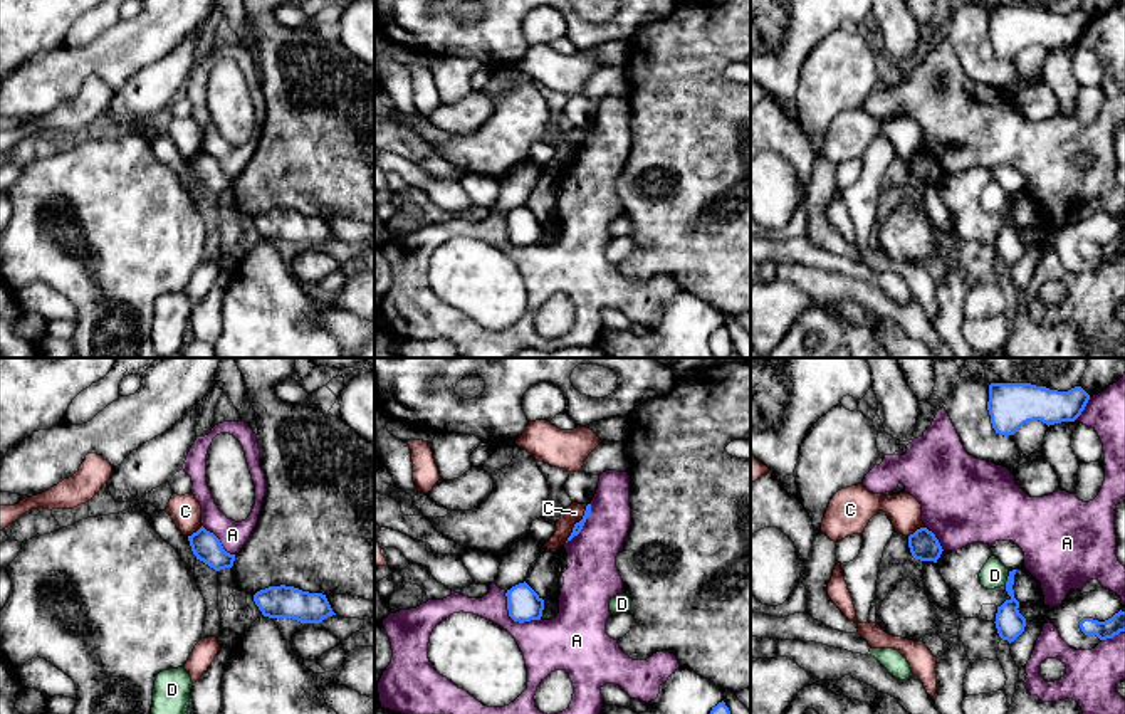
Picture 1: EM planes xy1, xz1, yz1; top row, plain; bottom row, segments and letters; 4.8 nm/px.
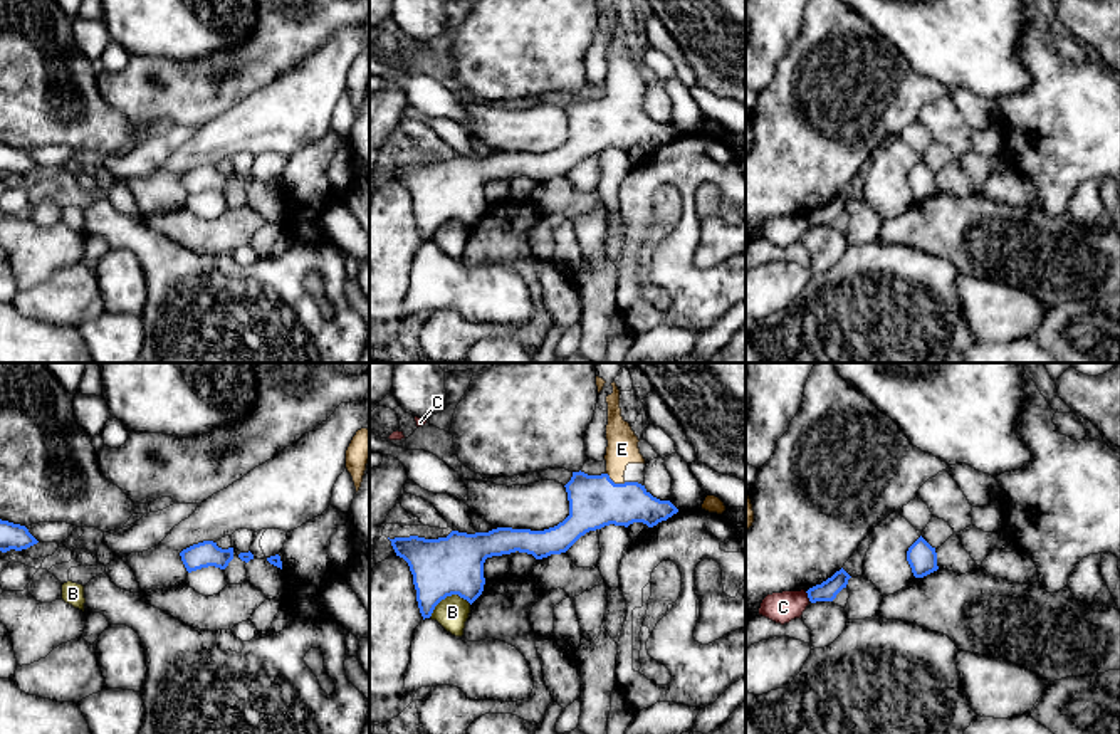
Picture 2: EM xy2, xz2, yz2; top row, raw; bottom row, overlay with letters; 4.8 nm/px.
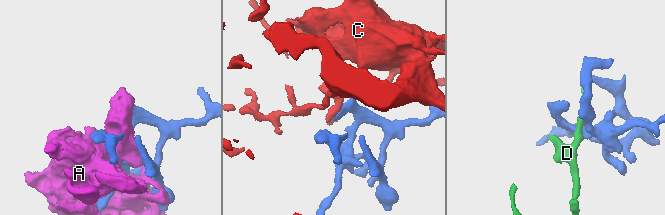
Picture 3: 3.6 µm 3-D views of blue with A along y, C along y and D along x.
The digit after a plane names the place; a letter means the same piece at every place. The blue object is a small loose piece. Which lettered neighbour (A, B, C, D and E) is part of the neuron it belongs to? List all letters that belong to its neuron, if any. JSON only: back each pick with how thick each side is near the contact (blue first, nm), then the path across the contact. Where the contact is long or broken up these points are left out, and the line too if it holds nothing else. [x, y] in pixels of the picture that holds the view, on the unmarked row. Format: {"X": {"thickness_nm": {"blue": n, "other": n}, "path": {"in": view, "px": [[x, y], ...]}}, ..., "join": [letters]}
{"E": {"thickness_nm": {"blue": 260, "other": 150}, "path": {"in": "xz2", "px": [[595, 125], [613, 106], [615, 88], [622, 73]]}}, "join": ["E"]}

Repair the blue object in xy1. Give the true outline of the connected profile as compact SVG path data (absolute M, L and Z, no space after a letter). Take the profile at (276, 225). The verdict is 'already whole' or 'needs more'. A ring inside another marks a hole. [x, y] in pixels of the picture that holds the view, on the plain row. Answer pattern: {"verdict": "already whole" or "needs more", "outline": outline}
{"verdict": "already whole", "outline": "M269 210L254 218L254 225L269 242L292 242L301 247L321 247L336 239L322 217L309 217L294 210Z"}

